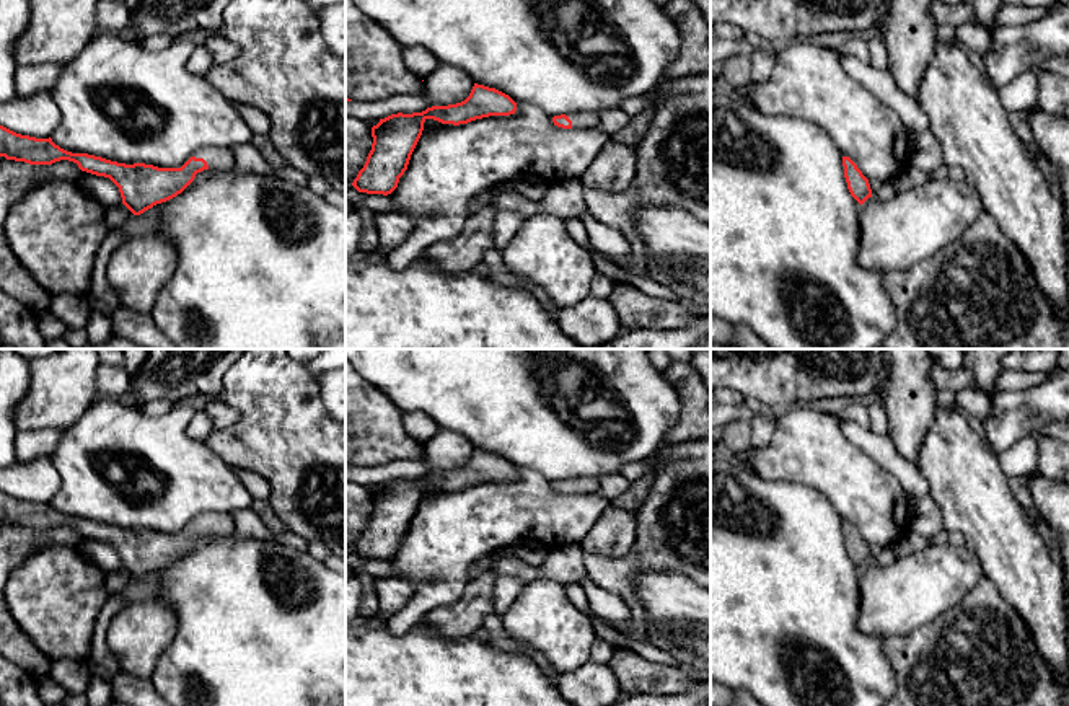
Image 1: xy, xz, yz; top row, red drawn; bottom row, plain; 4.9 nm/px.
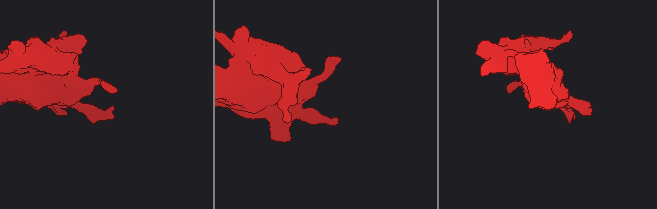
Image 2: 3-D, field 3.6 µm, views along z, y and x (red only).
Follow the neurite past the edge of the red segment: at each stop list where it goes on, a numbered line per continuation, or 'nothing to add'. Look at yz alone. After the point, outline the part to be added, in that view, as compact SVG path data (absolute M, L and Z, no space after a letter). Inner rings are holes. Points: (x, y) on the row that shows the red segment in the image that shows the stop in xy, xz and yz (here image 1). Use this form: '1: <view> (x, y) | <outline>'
nothing to add

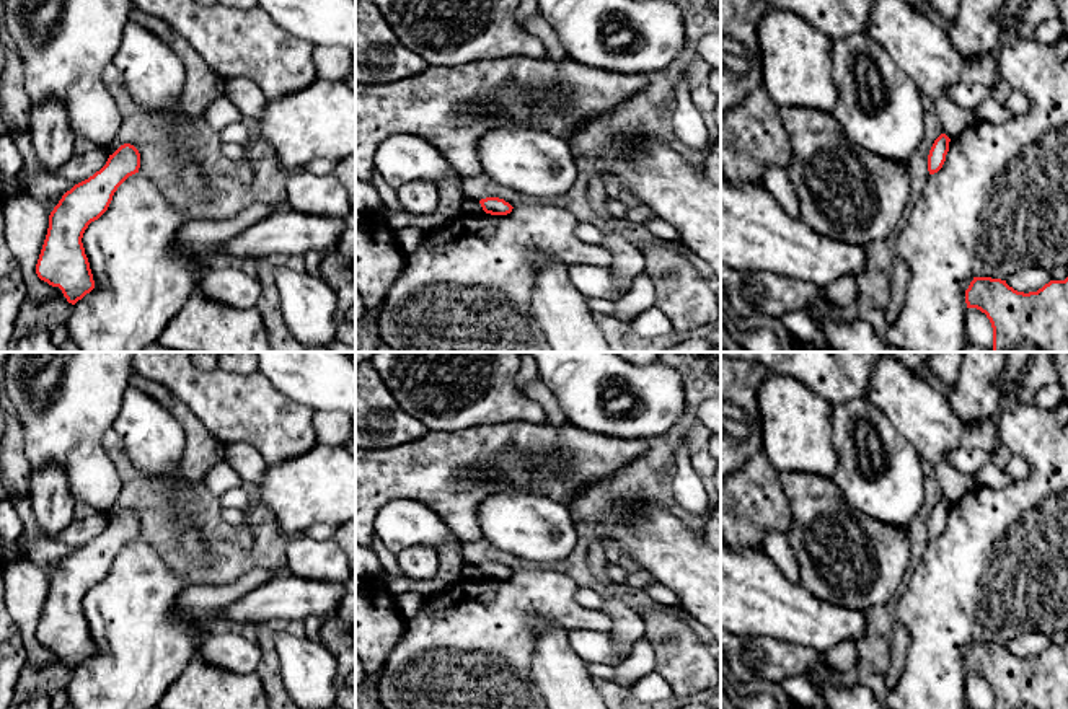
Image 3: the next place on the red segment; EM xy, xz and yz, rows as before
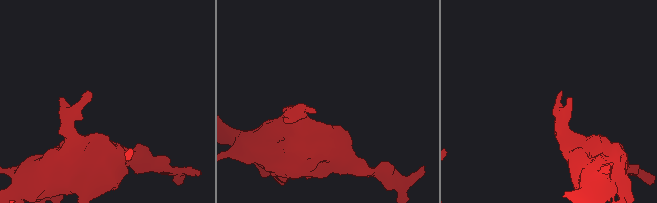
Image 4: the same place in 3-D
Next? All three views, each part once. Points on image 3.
nothing to add

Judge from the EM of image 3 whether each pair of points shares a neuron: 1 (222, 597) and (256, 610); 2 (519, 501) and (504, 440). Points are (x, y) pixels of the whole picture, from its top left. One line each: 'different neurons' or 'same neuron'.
1: different neurons
2: different neurons

